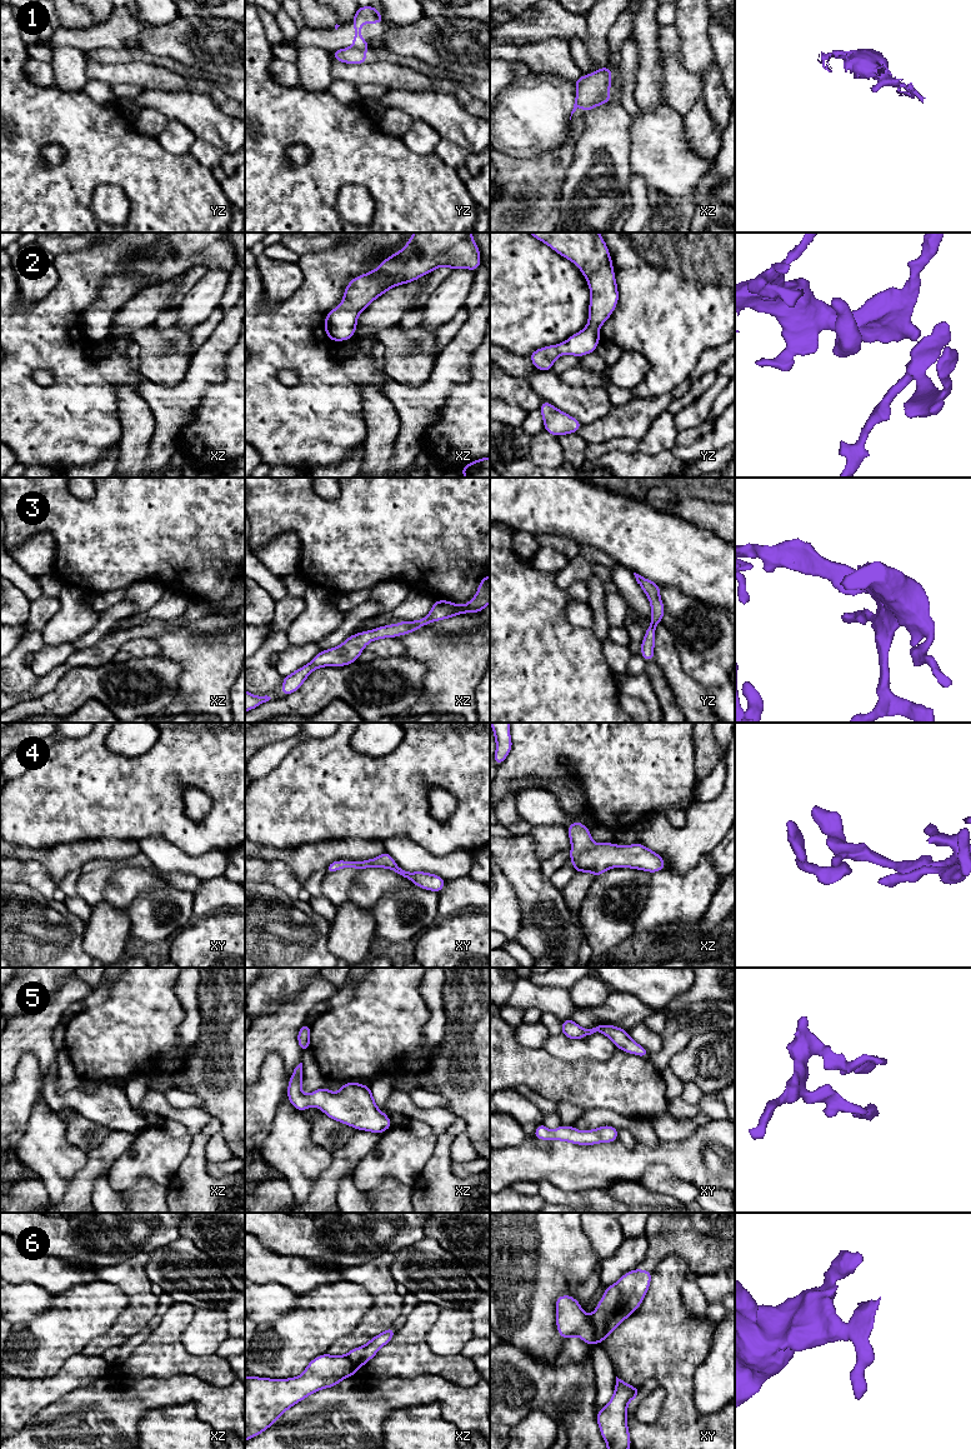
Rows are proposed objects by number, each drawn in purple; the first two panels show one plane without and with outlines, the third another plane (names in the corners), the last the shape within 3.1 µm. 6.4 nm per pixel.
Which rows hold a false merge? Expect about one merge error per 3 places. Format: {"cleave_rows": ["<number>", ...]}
{"cleave_rows": ["1", "6"]}

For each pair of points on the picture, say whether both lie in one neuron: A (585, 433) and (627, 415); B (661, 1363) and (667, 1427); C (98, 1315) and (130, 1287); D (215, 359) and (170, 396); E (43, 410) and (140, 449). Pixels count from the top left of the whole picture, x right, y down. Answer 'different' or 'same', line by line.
A: same
B: same
C: different
D: same
E: different

